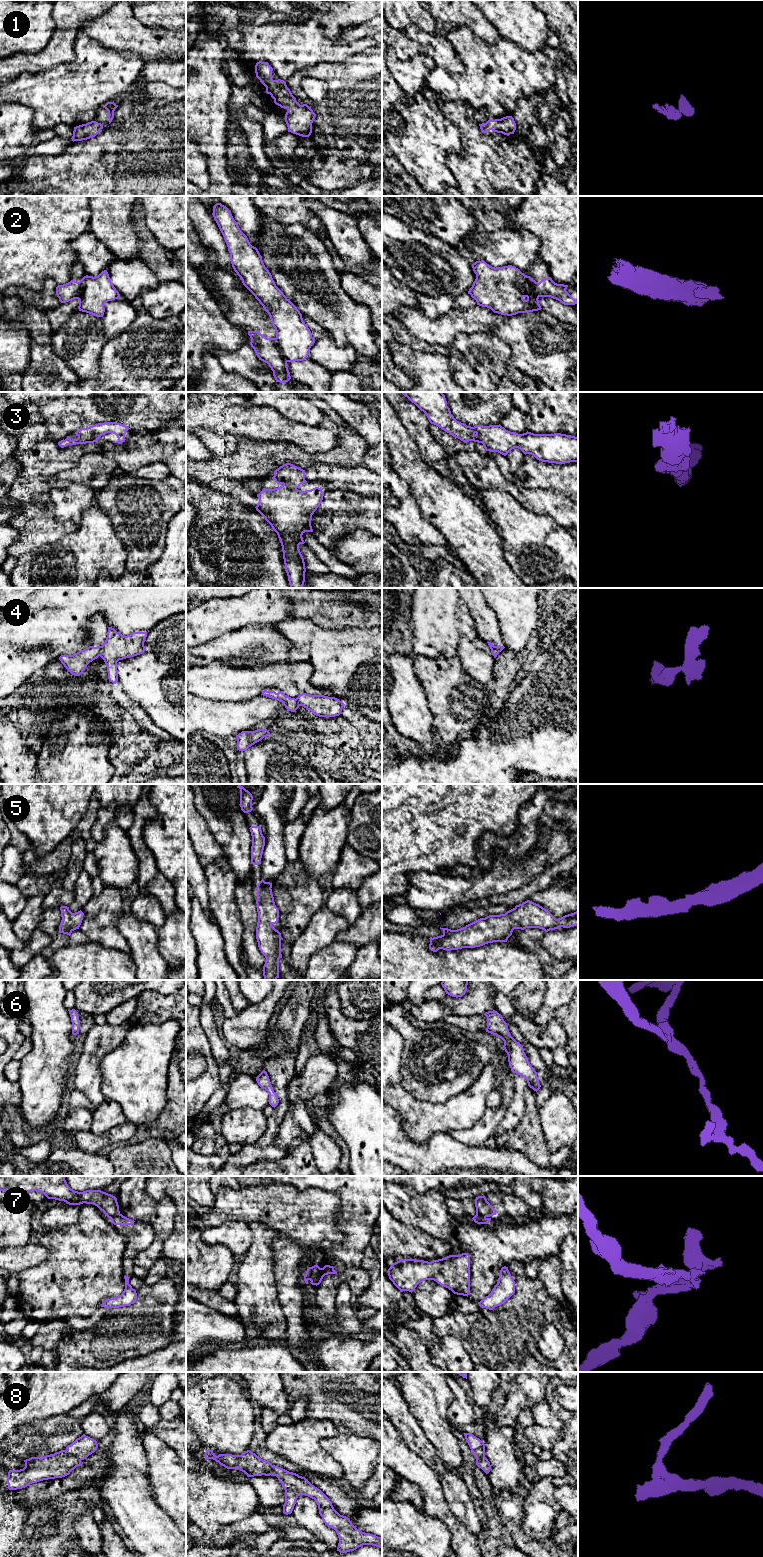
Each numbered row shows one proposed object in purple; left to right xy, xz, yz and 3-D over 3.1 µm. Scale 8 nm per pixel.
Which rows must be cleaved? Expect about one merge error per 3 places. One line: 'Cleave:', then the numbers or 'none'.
Cleave: 2, 4, 7

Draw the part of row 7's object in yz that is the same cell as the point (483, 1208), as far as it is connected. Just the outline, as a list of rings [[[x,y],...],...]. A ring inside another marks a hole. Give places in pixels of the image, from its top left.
[[[485,1196],[475,1199],[476,1215],[490,1217],[496,1215],[497,1211],[490,1205]]]

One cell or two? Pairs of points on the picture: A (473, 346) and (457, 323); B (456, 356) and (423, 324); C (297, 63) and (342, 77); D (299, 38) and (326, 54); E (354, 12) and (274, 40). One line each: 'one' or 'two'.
A: two
B: two
C: two
D: one
E: one

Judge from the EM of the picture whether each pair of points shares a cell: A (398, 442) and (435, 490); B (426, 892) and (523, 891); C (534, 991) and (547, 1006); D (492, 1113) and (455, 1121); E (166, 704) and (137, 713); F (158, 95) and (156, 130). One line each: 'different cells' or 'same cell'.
A: same cell
B: different cells
C: different cells
D: different cells
E: different cells
F: same cell

